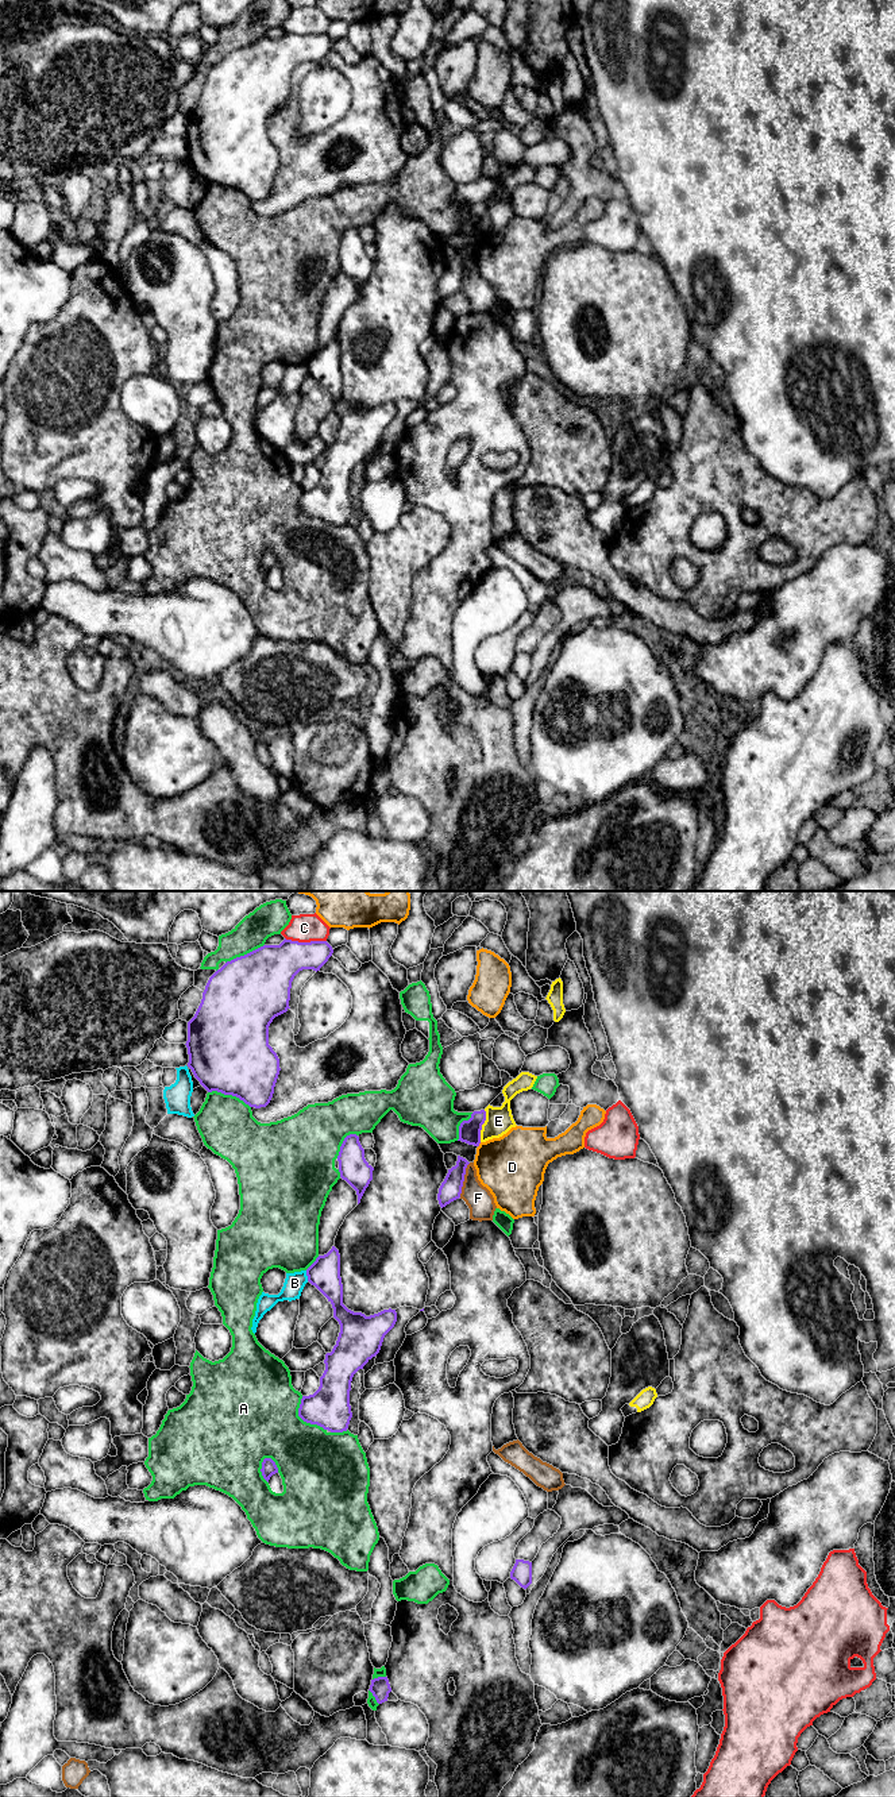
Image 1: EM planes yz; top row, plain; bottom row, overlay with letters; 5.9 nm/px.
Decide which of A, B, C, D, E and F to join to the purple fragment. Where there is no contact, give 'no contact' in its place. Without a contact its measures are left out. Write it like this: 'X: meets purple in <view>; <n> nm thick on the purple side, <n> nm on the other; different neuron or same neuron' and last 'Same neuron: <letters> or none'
A: meets purple in yz; 240 nm thick on the purple side, 460 nm on the other; different neuron
B: meets purple in yz; 190 nm thick on the purple side, 120 nm on the other; different neuron
C: meets purple in yz; 280 nm thick on the purple side, 170 nm on the other; different neuron
D: meets purple in yz; 130 nm thick on the purple side, 380 nm on the other; different neuron
E: meets purple in yz; 130 nm thick on the purple side, 160 nm on the other; different neuron
F: meets purple in yz; 130 nm thick on the purple side, 160 nm on the other; different neuron
Same neuron: none

